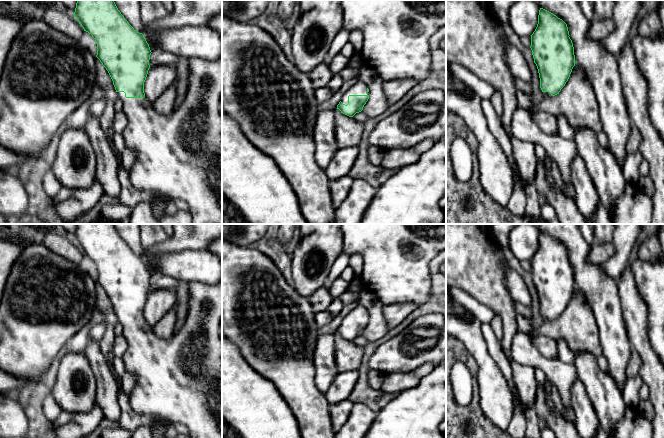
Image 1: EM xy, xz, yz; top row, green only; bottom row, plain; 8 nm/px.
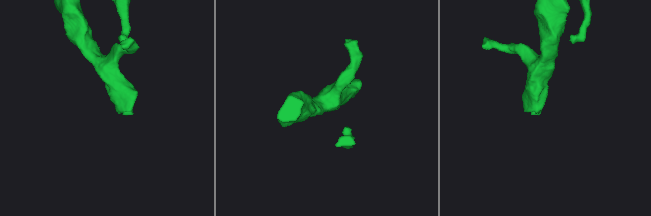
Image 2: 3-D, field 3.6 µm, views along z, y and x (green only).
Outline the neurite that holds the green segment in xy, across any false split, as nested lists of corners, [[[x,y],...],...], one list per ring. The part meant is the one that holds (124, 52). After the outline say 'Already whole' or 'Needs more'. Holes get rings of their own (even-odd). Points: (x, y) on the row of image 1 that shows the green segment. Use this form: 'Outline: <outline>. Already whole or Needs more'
Outline: [[[77,0],[73,15],[79,21],[84,31],[91,34],[95,39],[98,49],[96,57],[108,71],[118,97],[123,103],[122,111],[127,116],[128,123],[121,134],[124,138],[126,148],[133,150],[136,154],[136,160],[130,168],[129,173],[129,179],[132,186],[140,191],[151,192],[154,194],[149,201],[153,205],[153,214],[157,217],[161,217],[166,213],[166,205],[169,201],[180,199],[186,202],[188,205],[188,211],[192,216],[192,224],[222,224],[222,105],[220,104],[220,97],[222,96],[222,55],[216,61],[205,61],[204,59],[200,58],[189,59],[189,84],[186,97],[171,114],[161,115],[155,112],[152,102],[145,97],[144,93],[144,82],[150,68],[149,60],[152,53],[149,44],[147,43],[144,35],[137,32],[124,18],[124,16],[118,10],[114,0]]]. Needs more

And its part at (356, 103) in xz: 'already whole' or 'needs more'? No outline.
needs more

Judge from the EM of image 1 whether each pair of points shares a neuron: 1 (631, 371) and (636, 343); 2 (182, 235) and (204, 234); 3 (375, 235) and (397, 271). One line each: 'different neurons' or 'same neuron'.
1: different neurons
2: same neuron
3: same neuron

